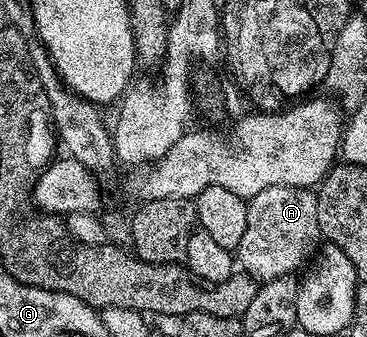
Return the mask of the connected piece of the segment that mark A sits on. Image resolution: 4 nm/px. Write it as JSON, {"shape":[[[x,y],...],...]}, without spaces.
{"shape":[[[267,187],[249,197],[246,229],[236,249],[236,260],[257,281],[293,275],[315,255],[322,237],[318,226],[316,192],[300,187]]]}

